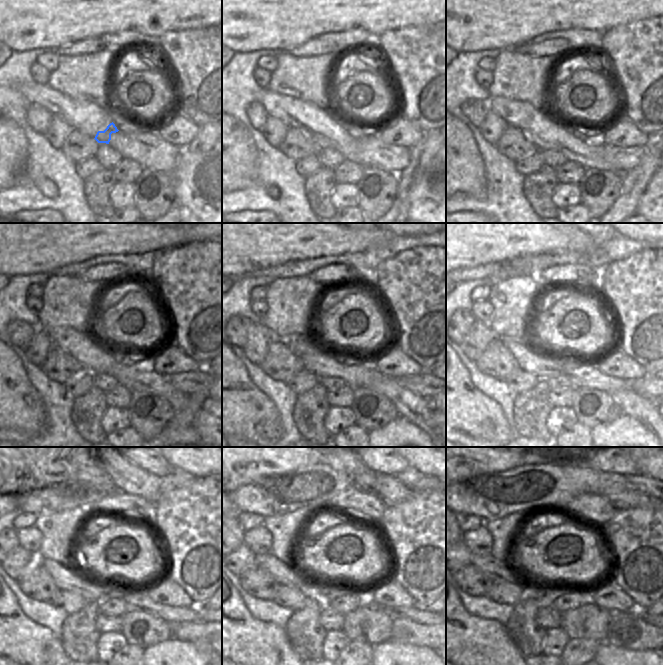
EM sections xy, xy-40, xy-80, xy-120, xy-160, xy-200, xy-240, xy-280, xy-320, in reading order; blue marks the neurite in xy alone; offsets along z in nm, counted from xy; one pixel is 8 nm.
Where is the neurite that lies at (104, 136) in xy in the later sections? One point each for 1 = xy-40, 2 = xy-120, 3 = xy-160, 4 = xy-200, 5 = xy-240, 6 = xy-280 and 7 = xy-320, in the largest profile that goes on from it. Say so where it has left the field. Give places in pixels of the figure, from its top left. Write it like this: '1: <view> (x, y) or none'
1: xy-40 (337, 138)
2: xy-120 (140, 376)
3: xy-160 (408, 405)
4: xy-200 (545, 366)
5: xy-240 (136, 598)
6: xy-280 (277, 569)
7: xy-320 (497, 570)

